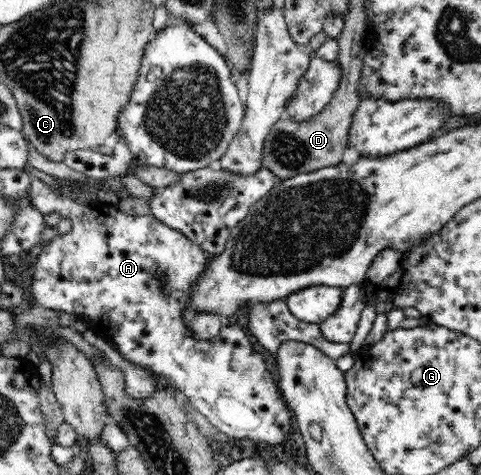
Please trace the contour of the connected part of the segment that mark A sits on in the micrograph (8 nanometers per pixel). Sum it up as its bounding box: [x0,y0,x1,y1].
[29,178,296,445]

